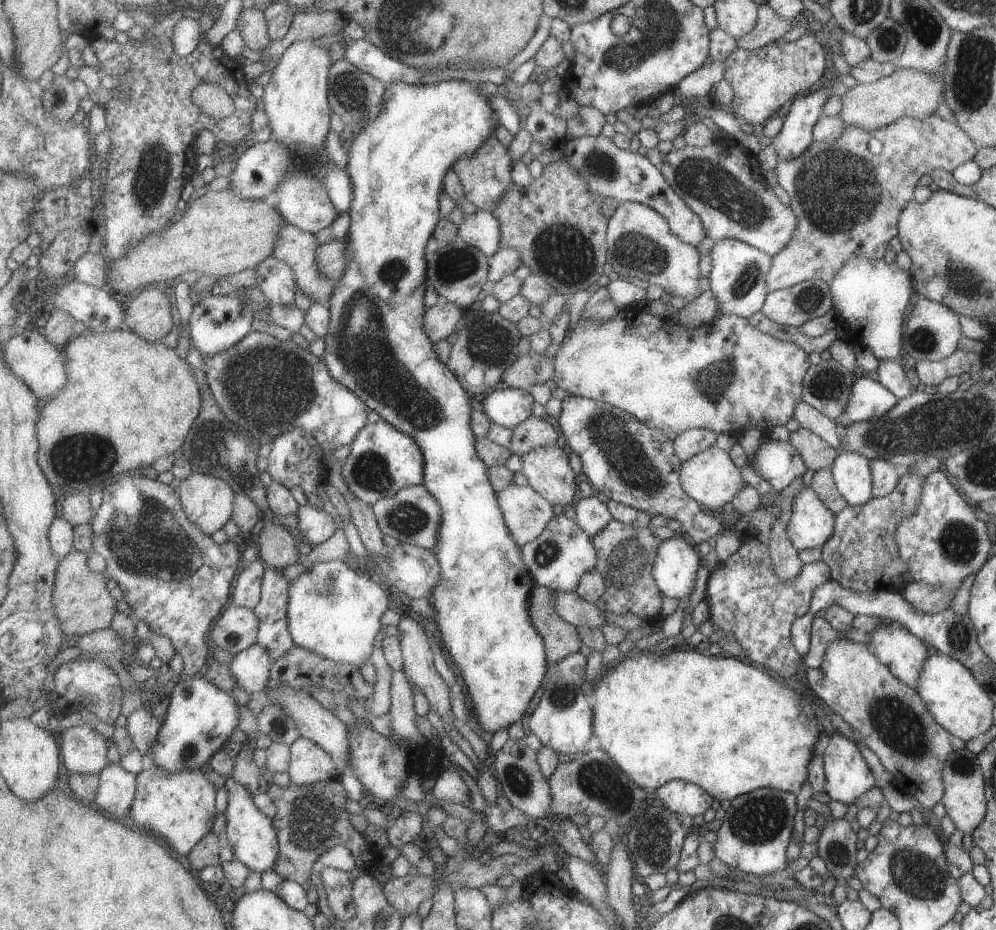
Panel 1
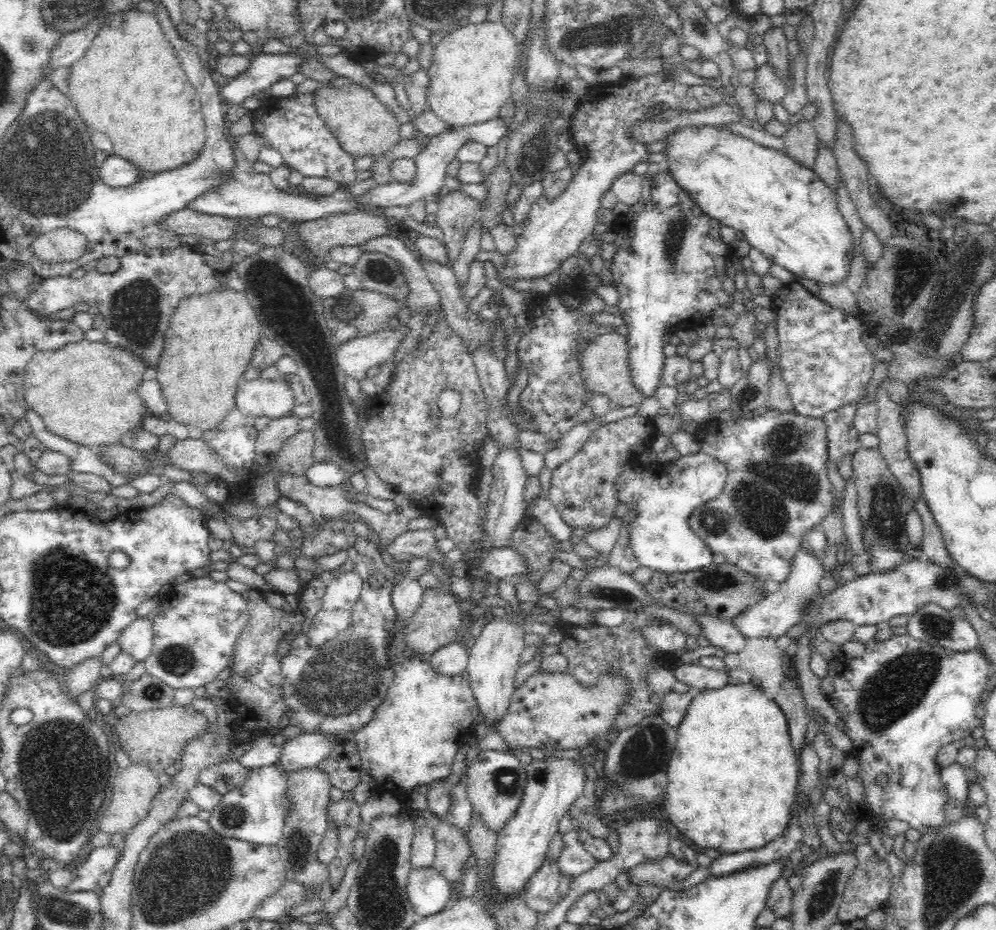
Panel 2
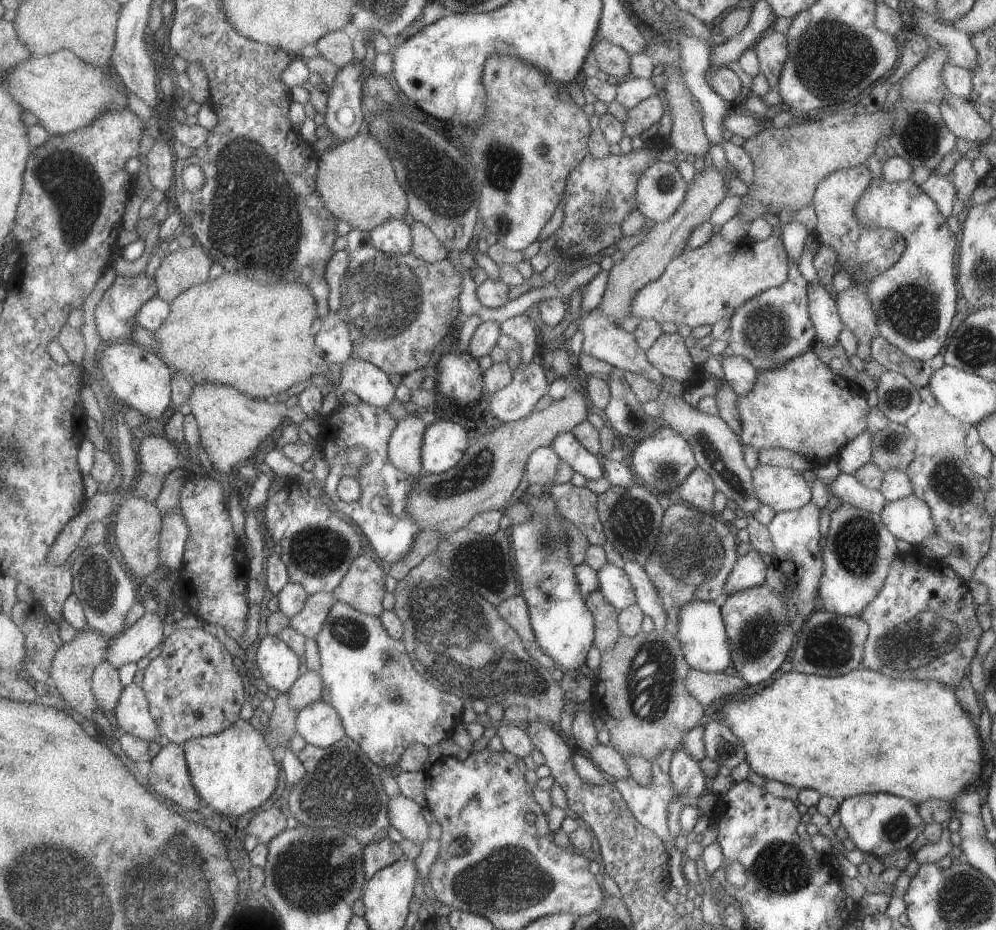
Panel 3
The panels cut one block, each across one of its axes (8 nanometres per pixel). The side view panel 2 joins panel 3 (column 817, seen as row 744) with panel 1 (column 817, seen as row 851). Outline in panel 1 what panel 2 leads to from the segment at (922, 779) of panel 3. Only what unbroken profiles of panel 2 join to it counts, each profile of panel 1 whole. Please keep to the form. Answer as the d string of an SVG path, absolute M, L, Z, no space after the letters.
M653 646L647 651L632 652L625 656L610 672L606 672L591 686L592 701L594 704L594 733L599 746L607 751L614 762L635 782L647 792L652 793L662 784L672 780L685 780L699 786L709 793L712 799L731 800L736 796L757 790L759 788L773 788L783 792L796 794L807 776L807 764L813 756L813 746L817 742L819 725L811 712L811 703L815 701L803 685L793 684L781 680L763 668L755 666L742 658L721 656L704 656L695 651L695 648L681 650L672 646L667 649L663 646Z

